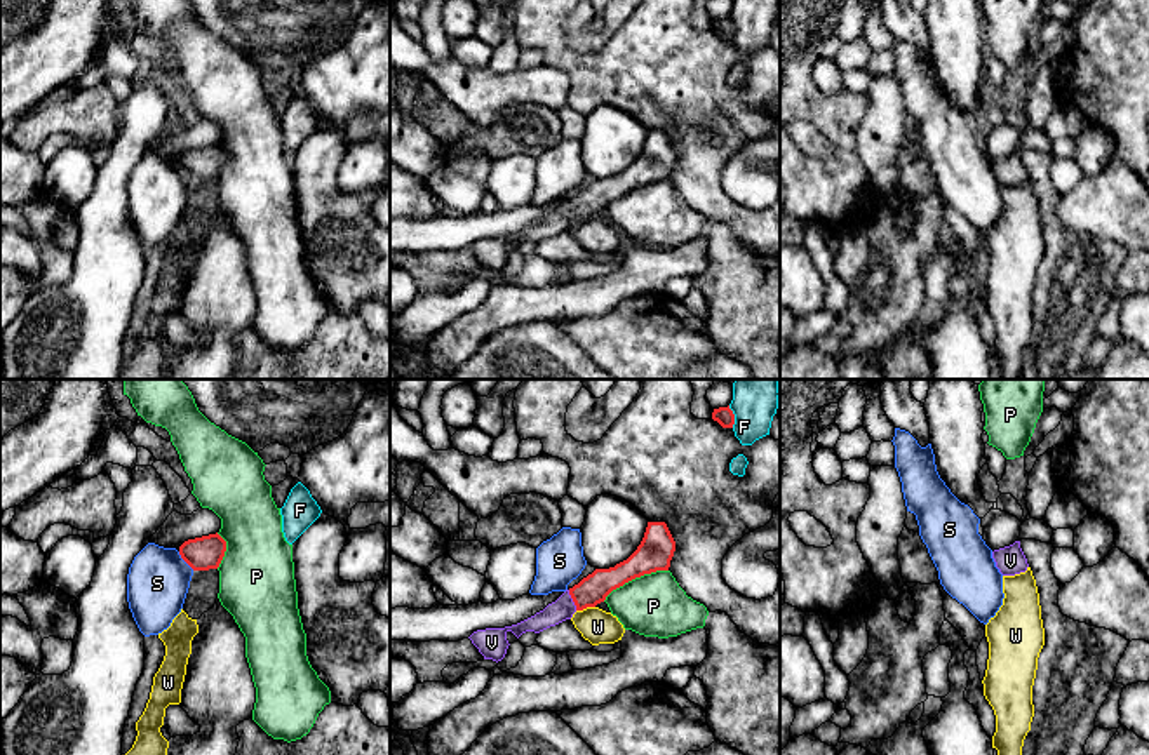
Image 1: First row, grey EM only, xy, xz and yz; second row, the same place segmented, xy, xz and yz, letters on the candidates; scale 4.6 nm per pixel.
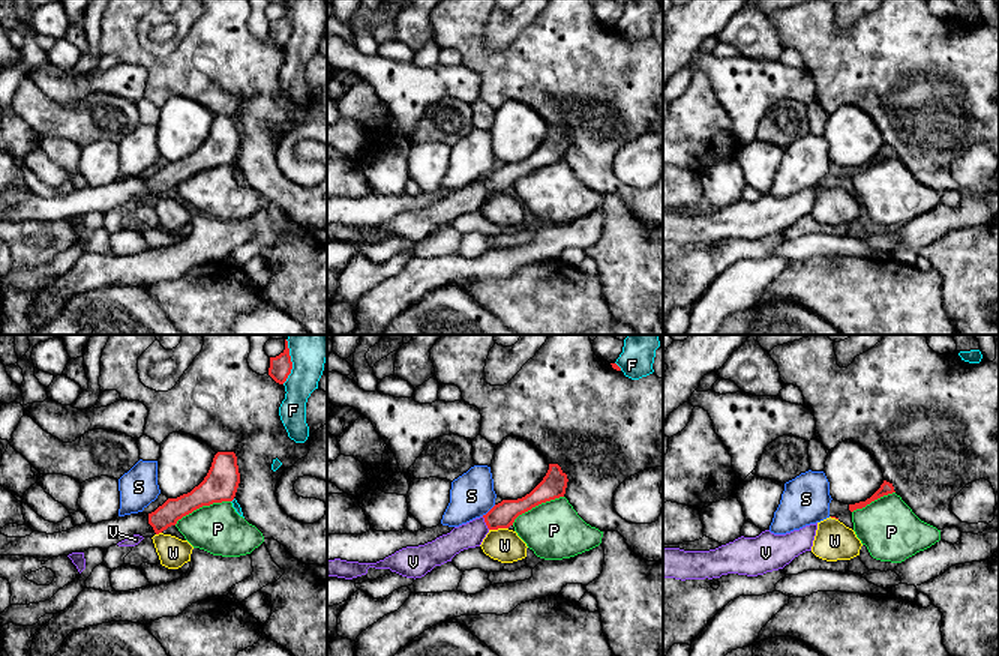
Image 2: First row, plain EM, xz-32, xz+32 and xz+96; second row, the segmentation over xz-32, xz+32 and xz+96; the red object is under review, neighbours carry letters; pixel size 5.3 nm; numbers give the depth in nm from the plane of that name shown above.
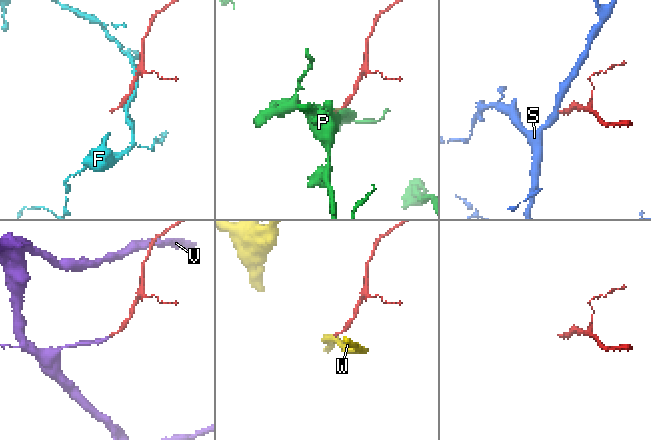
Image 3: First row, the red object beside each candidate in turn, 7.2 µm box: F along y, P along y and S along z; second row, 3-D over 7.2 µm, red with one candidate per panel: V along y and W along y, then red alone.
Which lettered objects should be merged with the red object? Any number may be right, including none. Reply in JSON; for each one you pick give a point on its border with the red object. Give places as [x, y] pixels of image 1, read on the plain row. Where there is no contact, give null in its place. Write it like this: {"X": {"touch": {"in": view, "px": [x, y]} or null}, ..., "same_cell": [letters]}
{"V": {"touch": {"in": "xz", "px": [573, 211]}}, "same_cell": ["V"]}

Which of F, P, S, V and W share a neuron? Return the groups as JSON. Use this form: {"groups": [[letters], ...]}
{"groups": [["F"], ["P"], ["S"], ["V"], ["W"]]}

